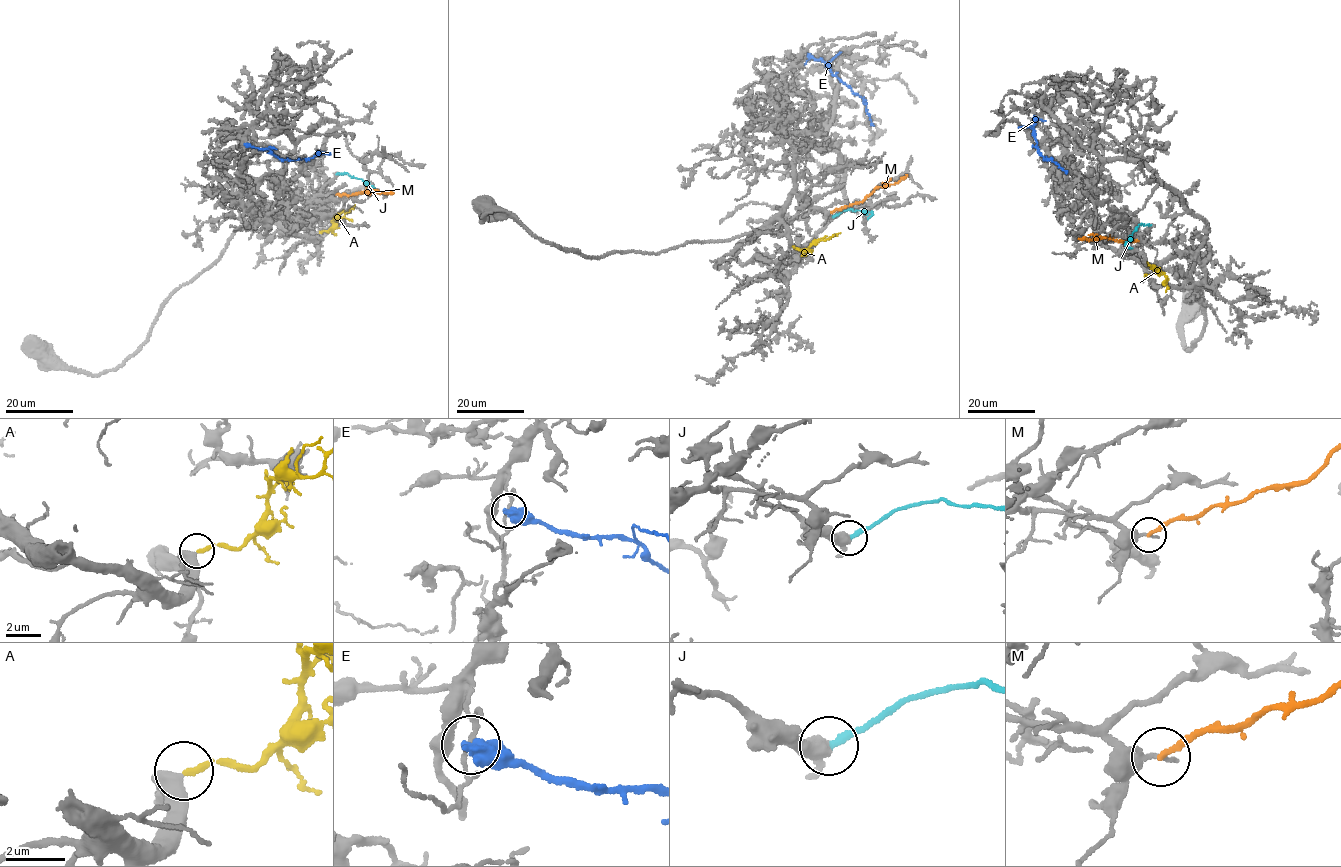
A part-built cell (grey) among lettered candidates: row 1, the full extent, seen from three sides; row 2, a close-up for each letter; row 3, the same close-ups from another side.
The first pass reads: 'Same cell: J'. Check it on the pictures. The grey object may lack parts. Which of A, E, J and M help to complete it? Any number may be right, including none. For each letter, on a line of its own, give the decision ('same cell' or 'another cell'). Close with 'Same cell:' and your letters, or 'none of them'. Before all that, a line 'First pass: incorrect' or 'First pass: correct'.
First pass: incorrect
A: same cell
E: another cell
J: another cell
M: another cell
Same cell: A

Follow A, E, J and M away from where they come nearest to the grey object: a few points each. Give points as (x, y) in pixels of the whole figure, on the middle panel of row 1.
A: (792, 246), (806, 251), (812, 244), (840, 233)
E: (807, 56), (825, 62), (834, 75), (863, 98), (873, 125)
J: (833, 217), (850, 210), (872, 213), (868, 219)
M: (831, 212), (860, 203), (876, 188), (897, 183), (907, 175)

